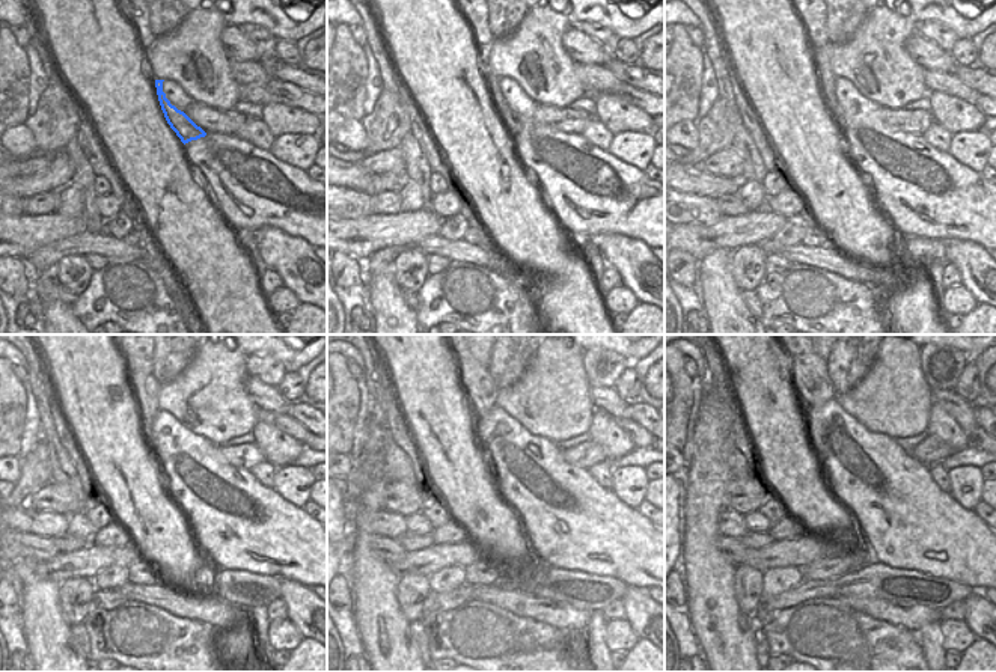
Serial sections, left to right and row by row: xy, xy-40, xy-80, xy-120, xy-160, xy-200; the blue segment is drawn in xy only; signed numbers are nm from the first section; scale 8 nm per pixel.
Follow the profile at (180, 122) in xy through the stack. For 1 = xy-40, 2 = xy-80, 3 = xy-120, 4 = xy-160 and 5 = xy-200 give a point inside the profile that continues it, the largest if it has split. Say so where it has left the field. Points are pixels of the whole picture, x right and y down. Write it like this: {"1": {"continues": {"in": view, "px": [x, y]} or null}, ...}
{"1": {"continues": {"in": "xy-40", "px": [508, 116]}}, "2": {"continues": {"in": "xy-80", "px": [823, 54]}}, "3": {"continues": {"in": "xy-120", "px": [146, 387]}}, "4": {"continues": {"in": "xy-160", "px": [481, 387]}}, "5": {"continues": {"in": "xy-200", "px": [809, 369]}}}

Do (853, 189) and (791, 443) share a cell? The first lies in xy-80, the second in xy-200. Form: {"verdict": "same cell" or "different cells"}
{"verdict": "same cell"}

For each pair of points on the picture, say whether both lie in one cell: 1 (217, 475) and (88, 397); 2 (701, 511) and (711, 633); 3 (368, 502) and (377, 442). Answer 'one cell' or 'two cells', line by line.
1: two cells
2: one cell
3: one cell

